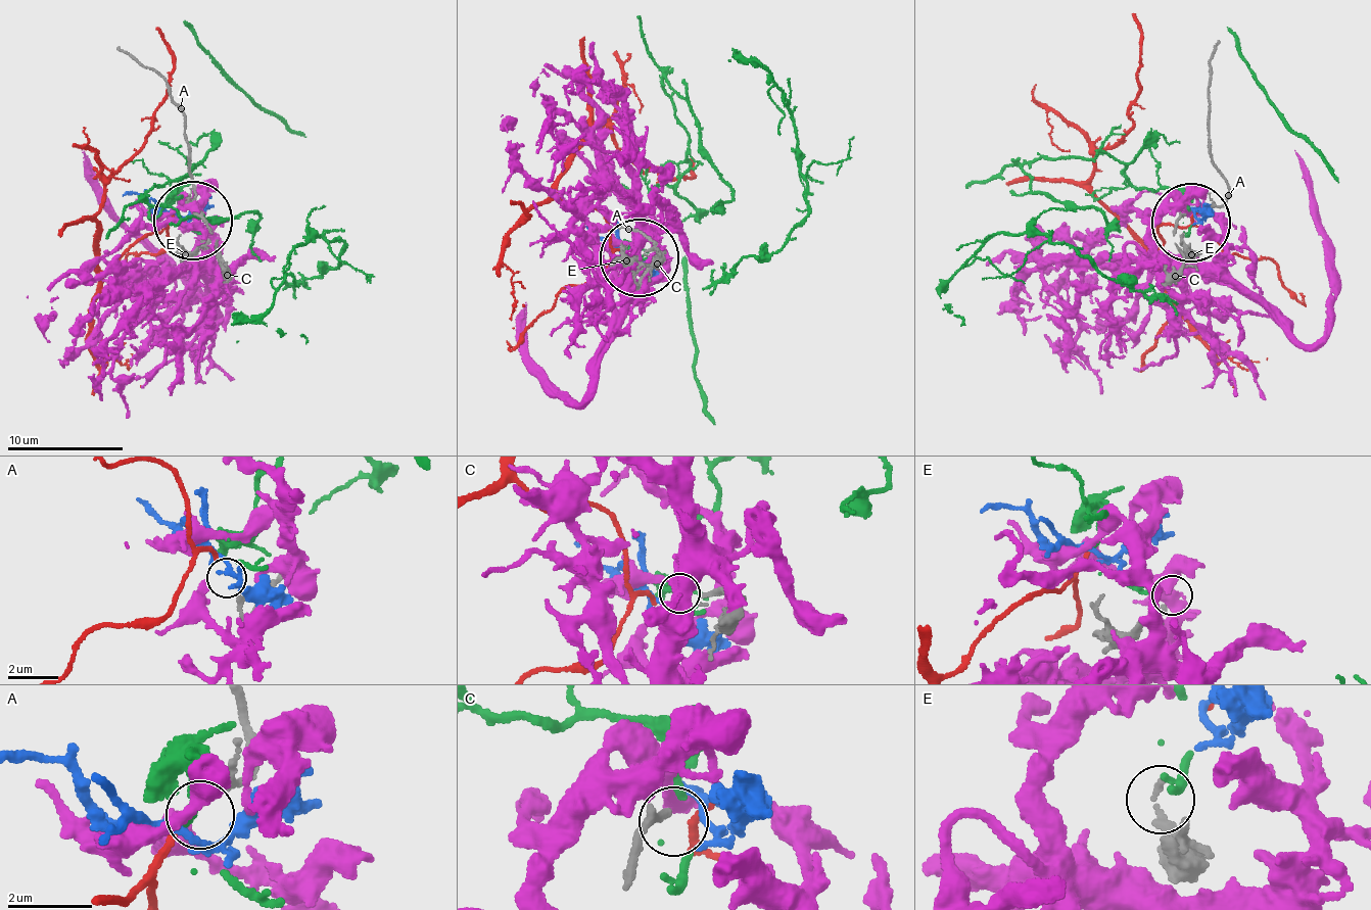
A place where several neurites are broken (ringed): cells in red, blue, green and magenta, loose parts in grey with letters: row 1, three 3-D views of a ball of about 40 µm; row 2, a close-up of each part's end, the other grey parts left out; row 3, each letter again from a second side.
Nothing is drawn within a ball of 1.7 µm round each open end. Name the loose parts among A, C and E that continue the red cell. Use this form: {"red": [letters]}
{"red": ["A"]}

